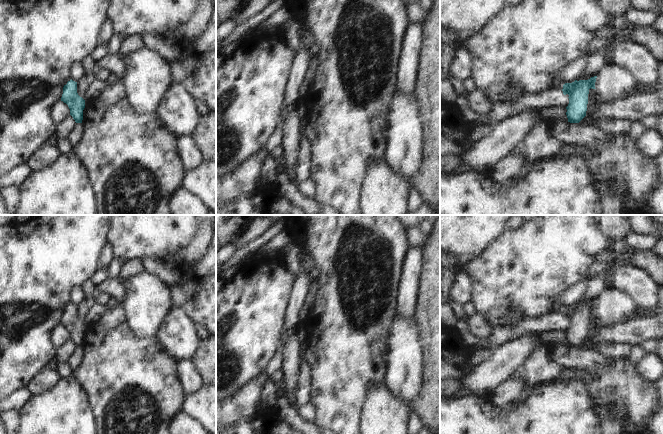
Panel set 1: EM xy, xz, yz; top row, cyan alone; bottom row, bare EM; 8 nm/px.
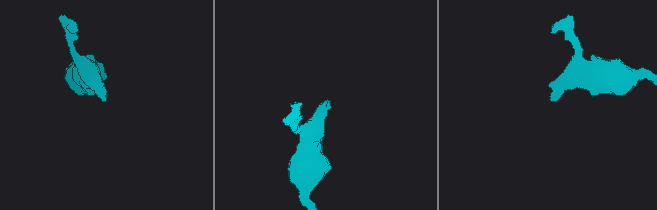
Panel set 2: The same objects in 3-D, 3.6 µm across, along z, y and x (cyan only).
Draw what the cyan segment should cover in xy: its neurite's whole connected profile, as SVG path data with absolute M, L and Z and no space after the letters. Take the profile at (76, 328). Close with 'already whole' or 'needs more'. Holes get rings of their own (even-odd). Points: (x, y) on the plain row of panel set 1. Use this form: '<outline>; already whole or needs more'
M72 303L63 311L61 325L66 327L70 333L70 339L76 347L82 347L85 324L77 317L77 306Z; already whole

